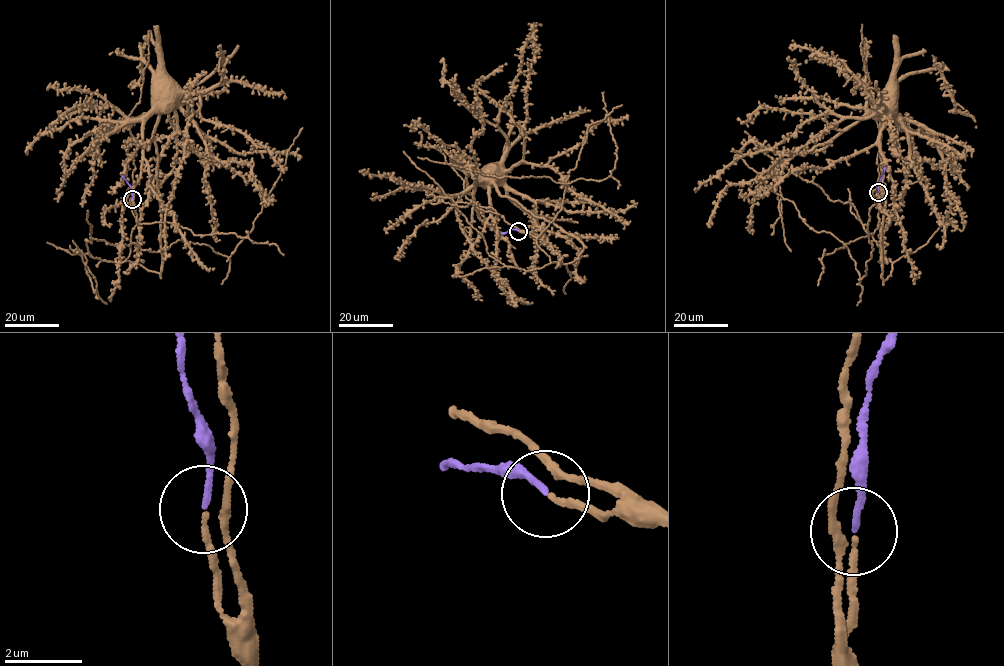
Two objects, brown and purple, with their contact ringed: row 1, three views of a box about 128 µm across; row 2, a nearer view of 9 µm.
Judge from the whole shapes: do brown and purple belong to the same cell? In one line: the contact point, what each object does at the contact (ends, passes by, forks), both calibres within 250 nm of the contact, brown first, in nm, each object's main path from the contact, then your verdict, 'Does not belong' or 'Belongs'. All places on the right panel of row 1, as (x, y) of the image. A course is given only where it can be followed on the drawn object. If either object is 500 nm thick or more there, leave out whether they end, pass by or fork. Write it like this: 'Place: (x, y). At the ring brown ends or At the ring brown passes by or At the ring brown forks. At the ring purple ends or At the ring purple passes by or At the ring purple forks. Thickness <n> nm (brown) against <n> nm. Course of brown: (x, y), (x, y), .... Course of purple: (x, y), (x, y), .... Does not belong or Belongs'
Place: (878, 192). At the ring brown forks. At the ring purple ends. Thickness 140 nm (brown) against 130 nm. Course of brown: (878, 193), (881, 251), (887, 262), (882, 233), (898, 208), (912, 160), (909, 134), (897, 113), (893, 84). Course of purple: (878, 193), (884, 166). Belongs

